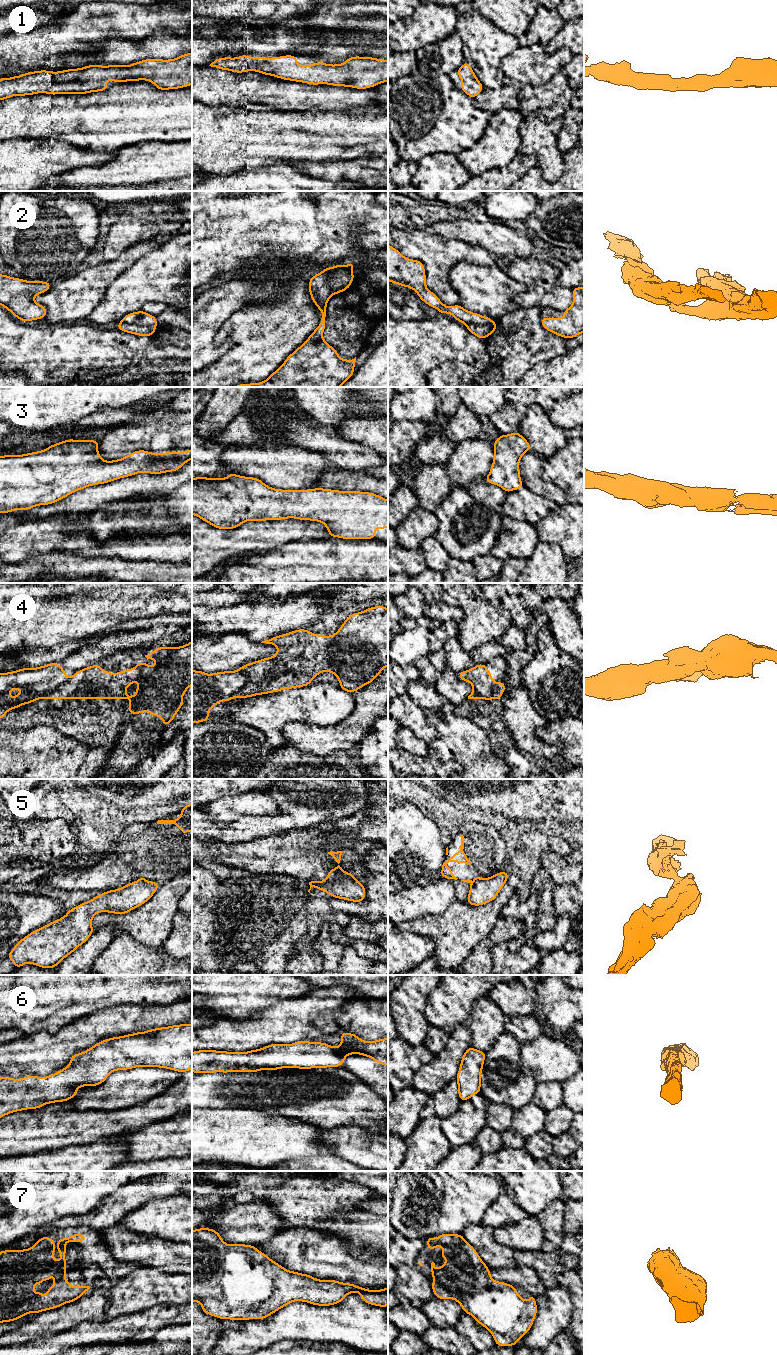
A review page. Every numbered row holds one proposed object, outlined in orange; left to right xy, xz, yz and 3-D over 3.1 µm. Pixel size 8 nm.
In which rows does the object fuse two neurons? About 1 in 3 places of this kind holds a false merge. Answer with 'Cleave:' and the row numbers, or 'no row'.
Cleave: 2, 4, 5

